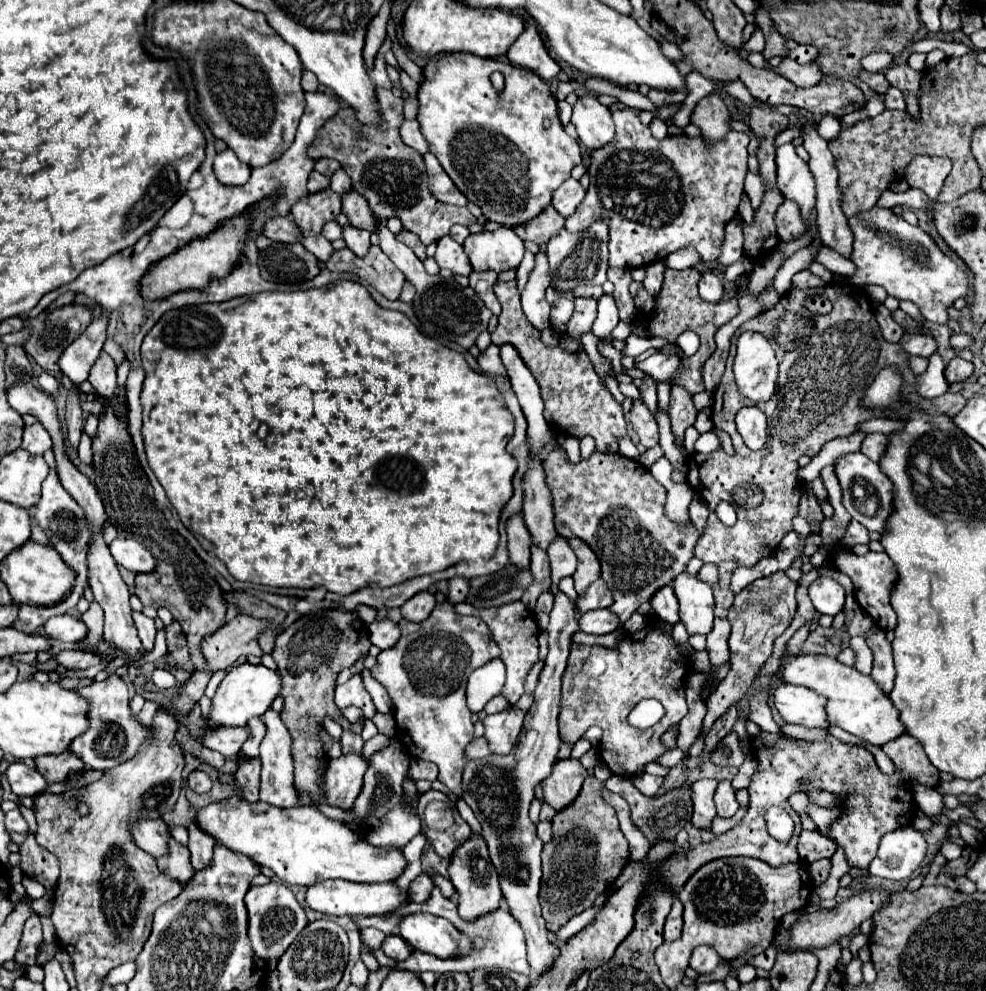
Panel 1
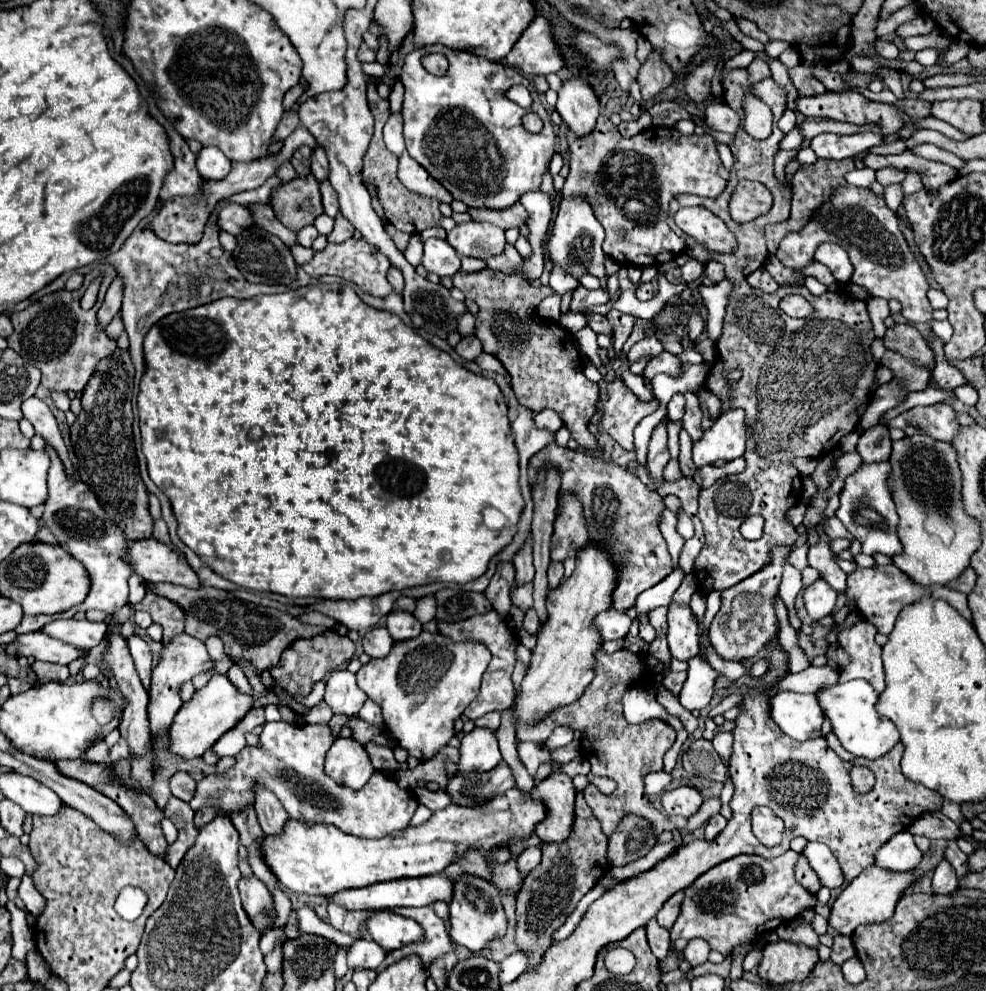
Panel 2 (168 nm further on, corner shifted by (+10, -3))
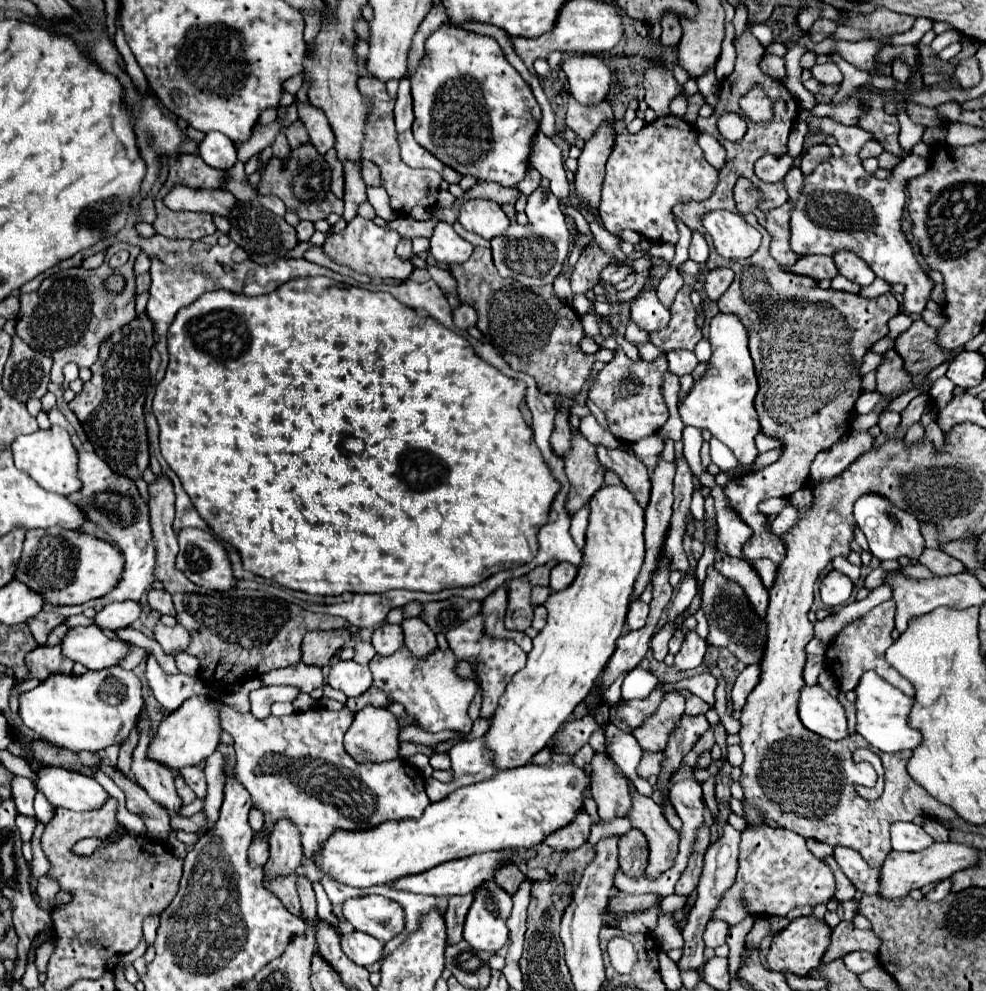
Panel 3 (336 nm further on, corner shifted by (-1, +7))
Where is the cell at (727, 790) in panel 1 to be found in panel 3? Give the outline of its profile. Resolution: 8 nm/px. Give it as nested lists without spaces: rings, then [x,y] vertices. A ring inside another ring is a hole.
[[[726,825],[724,827],[724,835],[722,839],[718,839],[716,843],[712,843],[704,855],[704,869],[702,869],[702,877],[700,877],[700,883],[698,883],[698,897],[696,897],[696,903],[694,903],[694,909],[690,911],[690,917],[688,917],[688,923],[682,931],[684,935],[684,955],[680,959],[680,969],[698,969],[704,959],[702,959],[702,951],[704,951],[704,941],[702,941],[702,935],[704,935],[704,929],[706,929],[706,923],[712,919],[712,913],[716,909],[716,905],[720,903],[720,897],[724,897],[724,893],[734,885],[736,881],[736,869],[738,869],[738,843],[740,843],[740,833]]]

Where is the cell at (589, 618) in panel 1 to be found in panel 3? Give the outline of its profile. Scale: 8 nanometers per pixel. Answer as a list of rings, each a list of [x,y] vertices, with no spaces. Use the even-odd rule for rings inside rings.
[[[634,601],[628,609],[628,615],[626,615],[626,625],[630,629],[640,629],[644,627],[646,623],[646,617],[648,617],[648,605],[642,603],[642,601]]]

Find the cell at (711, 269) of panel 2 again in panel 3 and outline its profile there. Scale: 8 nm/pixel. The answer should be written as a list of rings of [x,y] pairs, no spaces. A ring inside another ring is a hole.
[[[716,269],[716,271],[710,271],[706,275],[706,285],[704,285],[704,291],[708,295],[710,301],[718,301],[720,295],[730,287],[734,279],[734,273],[732,269]]]

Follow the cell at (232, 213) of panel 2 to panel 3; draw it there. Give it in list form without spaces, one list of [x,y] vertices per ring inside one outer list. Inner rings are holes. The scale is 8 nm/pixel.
[[[172,187],[164,197],[164,205],[172,211],[204,211],[218,213],[226,217],[234,207],[234,195],[224,189],[190,189],[190,187]]]

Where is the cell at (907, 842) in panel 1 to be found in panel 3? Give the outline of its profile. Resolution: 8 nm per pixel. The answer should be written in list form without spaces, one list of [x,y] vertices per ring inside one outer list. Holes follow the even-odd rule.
[[[898,821],[890,829],[894,851],[922,851],[934,843],[934,839],[918,825]]]

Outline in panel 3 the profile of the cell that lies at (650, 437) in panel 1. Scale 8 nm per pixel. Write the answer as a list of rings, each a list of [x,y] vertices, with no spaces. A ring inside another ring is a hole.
[[[620,347],[614,349],[614,359],[606,363],[604,369],[596,375],[588,391],[588,397],[602,409],[602,413],[608,419],[608,431],[616,439],[624,443],[634,443],[644,437],[650,437],[666,423],[668,409],[660,393],[662,373],[666,371],[668,371],[668,361],[664,353],[654,361],[644,361],[644,359],[632,361]]]

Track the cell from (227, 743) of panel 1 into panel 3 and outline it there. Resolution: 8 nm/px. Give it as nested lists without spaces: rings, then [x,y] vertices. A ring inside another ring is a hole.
[[[290,685],[260,687],[260,689],[250,693],[251,713],[257,719],[263,720],[270,715],[270,705],[276,699],[294,701],[298,693],[300,693],[300,689],[298,687],[290,687]]]

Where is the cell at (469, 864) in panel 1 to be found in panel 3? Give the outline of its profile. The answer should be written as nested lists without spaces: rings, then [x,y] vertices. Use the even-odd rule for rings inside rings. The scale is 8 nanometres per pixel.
[[[494,881],[474,891],[474,905],[464,923],[464,939],[480,951],[498,953],[508,943],[506,921],[512,911],[510,895]]]

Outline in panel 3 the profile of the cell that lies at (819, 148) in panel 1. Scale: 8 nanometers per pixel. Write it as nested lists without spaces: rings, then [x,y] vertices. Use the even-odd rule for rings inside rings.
[[[848,251],[836,253],[834,263],[836,263],[840,275],[844,275],[846,279],[858,283],[860,287],[866,287],[866,285],[870,285],[876,279],[872,269],[868,269],[868,265],[864,261],[860,261],[856,255],[852,255]]]

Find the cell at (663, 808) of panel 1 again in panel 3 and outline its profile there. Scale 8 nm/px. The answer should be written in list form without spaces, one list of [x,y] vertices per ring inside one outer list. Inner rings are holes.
[[[632,829],[630,833],[620,837],[620,869],[628,877],[642,877],[648,861],[648,843],[644,835],[638,829]]]

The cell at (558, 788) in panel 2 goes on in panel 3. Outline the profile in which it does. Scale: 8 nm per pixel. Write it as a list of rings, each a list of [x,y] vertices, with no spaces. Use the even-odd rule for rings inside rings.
[[[582,811],[582,813],[578,813],[578,817],[570,825],[566,825],[566,827],[554,831],[552,835],[548,835],[544,839],[544,843],[552,851],[562,851],[562,853],[570,851],[570,849],[576,849],[576,847],[580,847],[588,841],[590,827],[592,827],[590,817],[588,817],[586,811]]]

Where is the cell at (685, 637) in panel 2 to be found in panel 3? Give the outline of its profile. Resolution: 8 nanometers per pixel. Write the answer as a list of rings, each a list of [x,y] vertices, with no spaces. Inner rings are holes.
[[[688,631],[686,633],[686,641],[684,641],[680,653],[674,657],[674,665],[672,667],[676,671],[696,669],[702,663],[704,653],[706,653],[706,641],[700,639],[694,631]]]

